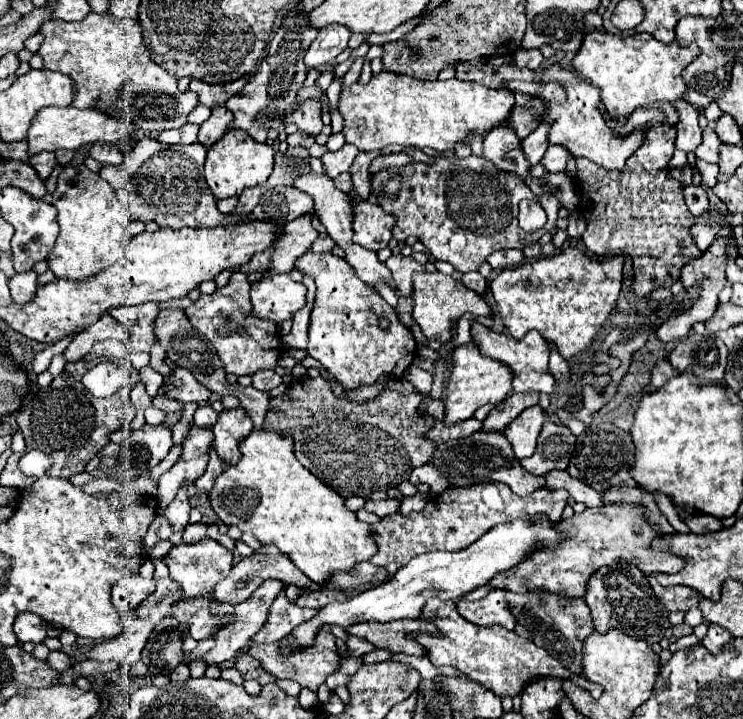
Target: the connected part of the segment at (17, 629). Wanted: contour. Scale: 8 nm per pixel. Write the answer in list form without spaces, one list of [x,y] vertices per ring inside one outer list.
[[[28,611],[18,613],[14,621],[14,633],[20,643],[26,643],[26,641],[42,643],[42,639],[46,637],[46,627],[48,625],[38,615],[28,613]]]

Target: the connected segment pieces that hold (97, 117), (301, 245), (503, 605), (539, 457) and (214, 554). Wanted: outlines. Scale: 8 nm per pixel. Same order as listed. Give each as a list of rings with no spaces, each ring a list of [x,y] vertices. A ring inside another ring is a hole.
[[[44,107],[36,113],[32,119],[32,125],[28,129],[28,151],[30,157],[38,155],[42,151],[58,151],[58,149],[72,149],[86,143],[117,143],[126,139],[126,135],[132,135],[134,127],[124,121],[116,121],[96,109],[76,109],[76,107]]]
[[[310,215],[290,221],[284,229],[284,235],[274,245],[272,265],[268,269],[268,275],[290,273],[296,267],[294,265],[296,257],[302,257],[316,237],[318,237],[318,231],[312,227]]]
[[[500,589],[488,593],[480,601],[470,603],[470,601],[460,599],[460,601],[456,601],[456,605],[458,605],[458,613],[464,615],[464,619],[474,625],[484,625],[484,627],[502,625],[510,631],[514,631],[514,627],[516,627],[516,617],[512,615],[510,605]]]
[[[546,421],[538,437],[534,455],[526,457],[520,463],[532,475],[546,475],[554,469],[568,469],[574,447],[576,447],[576,435],[566,425]]]
[[[206,537],[196,545],[182,543],[178,547],[172,547],[170,553],[164,557],[164,563],[170,569],[170,579],[180,583],[184,597],[206,597],[206,595],[212,595],[212,589],[216,587],[216,583],[230,573],[232,559],[234,559],[232,551],[218,545],[214,539]]]

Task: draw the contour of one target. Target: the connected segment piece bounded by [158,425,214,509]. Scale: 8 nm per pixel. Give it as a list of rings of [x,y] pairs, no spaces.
[[[190,427],[186,439],[182,441],[180,459],[158,481],[158,505],[162,509],[168,507],[182,485],[190,485],[204,475],[210,459],[212,439],[214,435],[210,427]]]

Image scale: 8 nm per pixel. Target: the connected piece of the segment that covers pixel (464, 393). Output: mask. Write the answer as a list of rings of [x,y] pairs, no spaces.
[[[468,343],[468,345],[458,347],[452,355],[452,361],[454,361],[452,377],[450,377],[448,389],[444,389],[444,397],[442,397],[442,401],[446,405],[446,419],[444,419],[446,425],[452,425],[462,419],[470,419],[478,407],[482,407],[486,403],[496,405],[512,393],[512,371],[500,361],[496,361],[492,357],[484,357],[476,349],[476,345]]]

